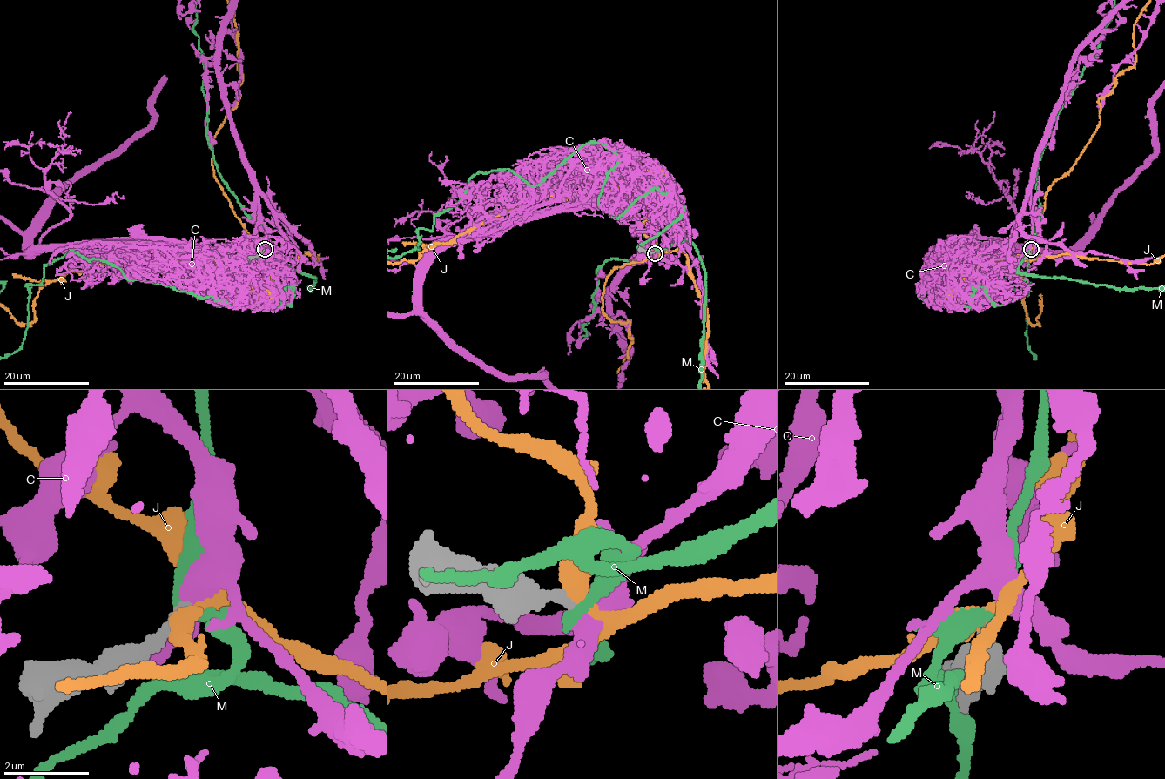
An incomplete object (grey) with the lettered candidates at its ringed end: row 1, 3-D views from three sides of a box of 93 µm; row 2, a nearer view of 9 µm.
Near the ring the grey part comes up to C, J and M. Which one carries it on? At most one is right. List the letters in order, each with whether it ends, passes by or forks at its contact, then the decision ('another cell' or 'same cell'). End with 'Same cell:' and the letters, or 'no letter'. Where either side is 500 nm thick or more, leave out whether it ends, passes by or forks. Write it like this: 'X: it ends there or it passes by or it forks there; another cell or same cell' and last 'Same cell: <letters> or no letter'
C: it passes by; same cell
J: it passes by; another cell
M: it passes by; another cell
Same cell: C

